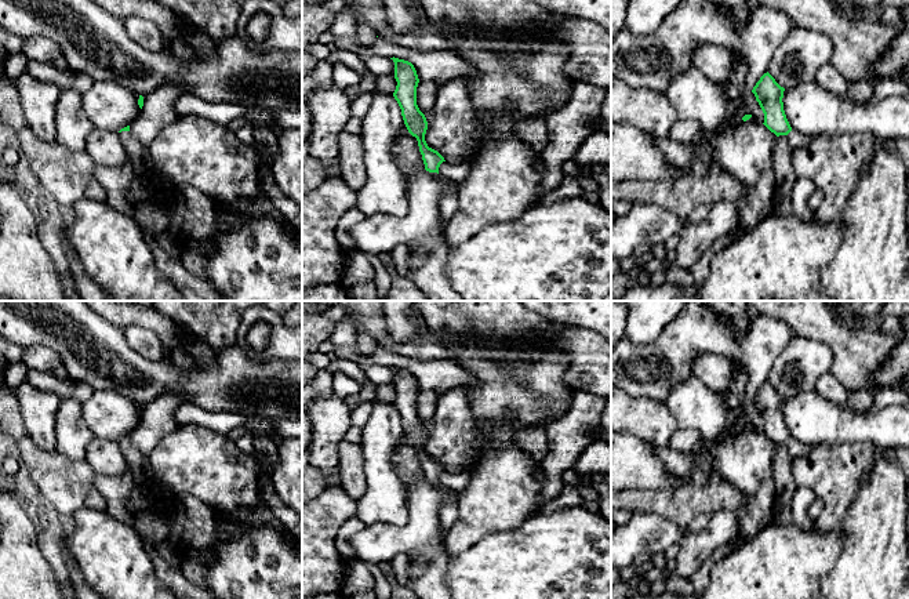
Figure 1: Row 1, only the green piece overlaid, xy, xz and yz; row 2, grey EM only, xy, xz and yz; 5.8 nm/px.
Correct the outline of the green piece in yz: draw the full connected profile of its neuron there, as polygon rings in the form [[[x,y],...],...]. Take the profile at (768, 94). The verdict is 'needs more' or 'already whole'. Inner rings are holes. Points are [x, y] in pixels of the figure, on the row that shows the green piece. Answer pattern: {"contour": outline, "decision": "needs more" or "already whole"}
{"contour": [[[768,72],[753,87],[752,92],[764,113],[763,124],[777,137],[786,135],[790,149],[807,146],[815,137],[803,135],[790,127],[783,110],[783,91]]], "decision": "needs more"}

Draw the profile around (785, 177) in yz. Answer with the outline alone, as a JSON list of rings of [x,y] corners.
[[[779,135],[772,152],[772,167],[775,173],[774,213],[792,215],[792,188],[797,175],[792,167],[788,135]]]

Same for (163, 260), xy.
[[[148,232],[143,235],[157,268],[175,284],[186,301],[223,301],[207,280],[189,273],[153,236]]]

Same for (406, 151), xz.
[[[406,124],[392,145],[392,153],[407,184],[414,170],[425,170],[418,141],[408,132]]]

